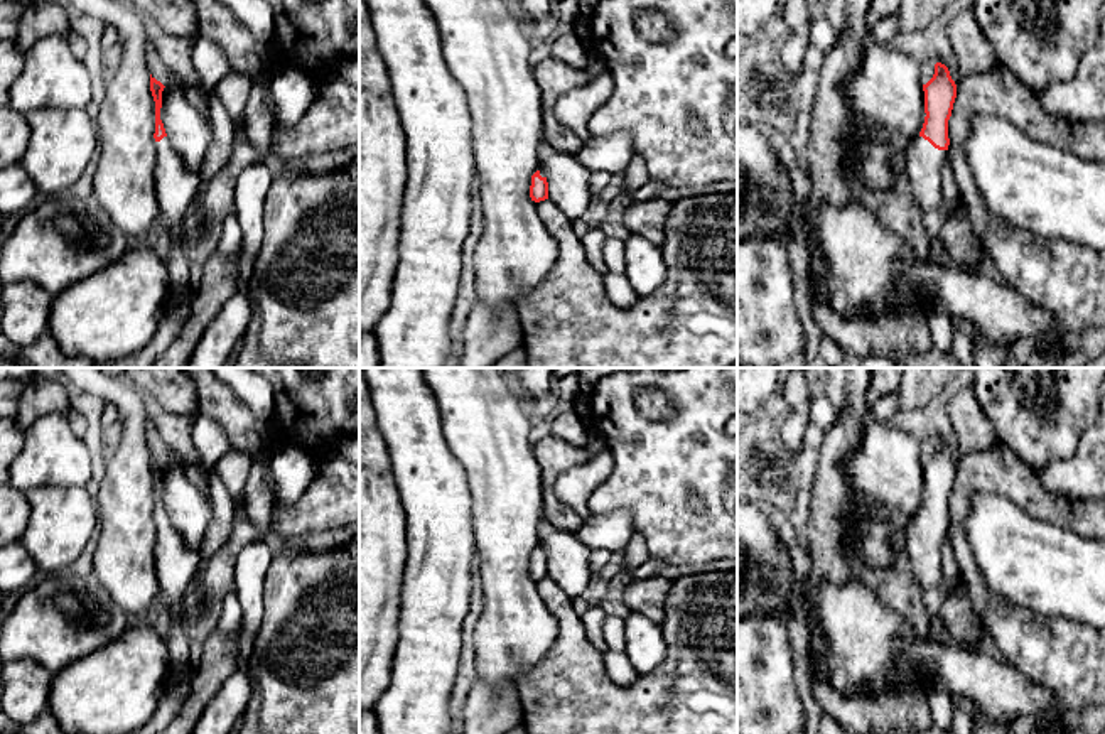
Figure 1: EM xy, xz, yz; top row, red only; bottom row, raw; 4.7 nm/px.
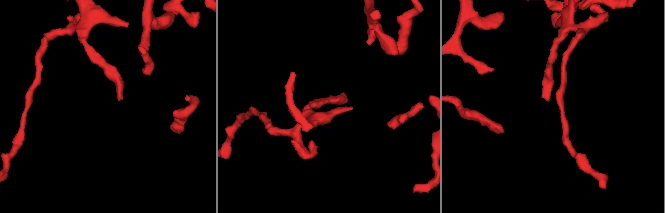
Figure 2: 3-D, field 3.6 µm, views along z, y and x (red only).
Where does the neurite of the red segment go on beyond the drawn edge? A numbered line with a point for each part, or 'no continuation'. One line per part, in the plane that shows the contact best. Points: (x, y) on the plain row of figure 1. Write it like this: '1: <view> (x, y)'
1: yz (923, 542)

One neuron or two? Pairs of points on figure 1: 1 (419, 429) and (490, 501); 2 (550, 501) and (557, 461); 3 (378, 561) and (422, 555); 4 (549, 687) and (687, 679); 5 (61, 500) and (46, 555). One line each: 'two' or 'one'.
1: two
2: one
3: two
4: one
5: one

